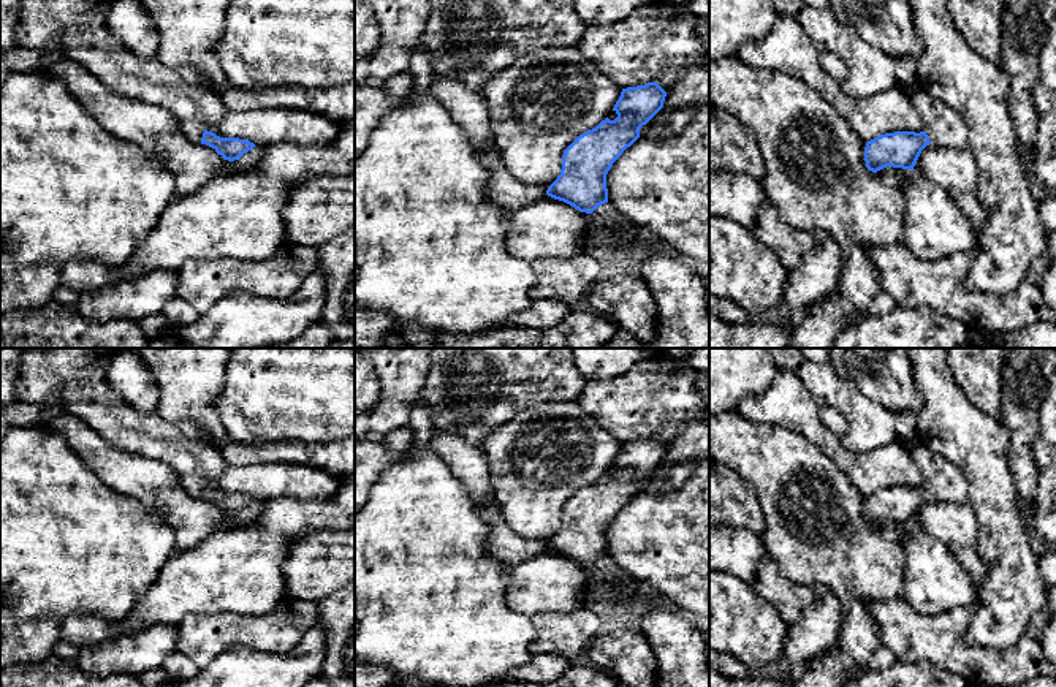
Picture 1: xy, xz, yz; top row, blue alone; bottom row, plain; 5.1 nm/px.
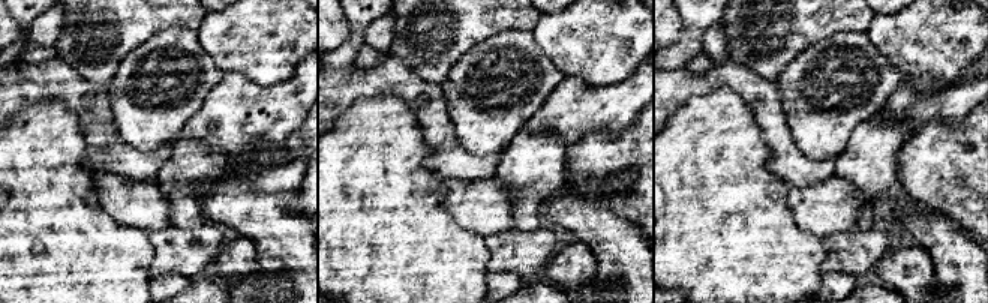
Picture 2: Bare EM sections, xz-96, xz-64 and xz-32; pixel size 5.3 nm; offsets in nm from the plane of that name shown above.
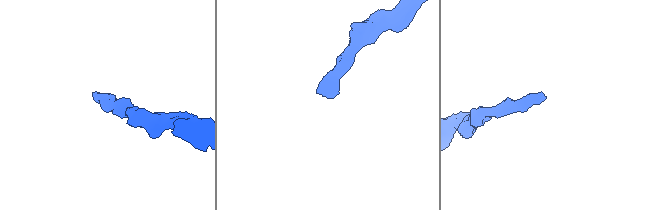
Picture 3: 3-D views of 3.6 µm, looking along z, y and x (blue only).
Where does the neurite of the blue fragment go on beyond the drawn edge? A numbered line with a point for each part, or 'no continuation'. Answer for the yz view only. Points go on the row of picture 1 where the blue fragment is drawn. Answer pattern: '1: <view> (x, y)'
1: yz (944, 125)

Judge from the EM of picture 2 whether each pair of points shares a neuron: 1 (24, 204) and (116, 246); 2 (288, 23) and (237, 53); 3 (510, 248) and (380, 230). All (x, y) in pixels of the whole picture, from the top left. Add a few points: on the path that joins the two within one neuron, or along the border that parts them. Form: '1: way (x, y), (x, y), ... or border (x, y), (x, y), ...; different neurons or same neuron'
1: way (47, 227), (66, 246), (93, 246); same neuron
2: way (276, 27), (249, 41); same neuron
3: border (483, 237), (489, 251), (488, 273); different neurons

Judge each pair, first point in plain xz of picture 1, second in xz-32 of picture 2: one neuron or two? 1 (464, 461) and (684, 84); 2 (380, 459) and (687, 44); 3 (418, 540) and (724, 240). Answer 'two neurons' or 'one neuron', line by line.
1: one neuron
2: two neurons
3: one neuron

